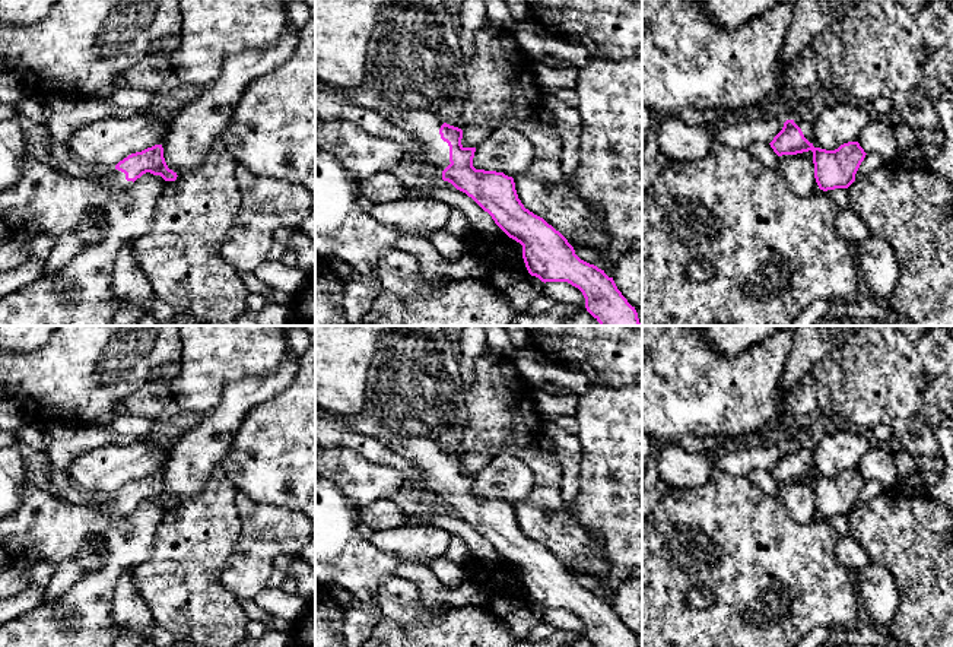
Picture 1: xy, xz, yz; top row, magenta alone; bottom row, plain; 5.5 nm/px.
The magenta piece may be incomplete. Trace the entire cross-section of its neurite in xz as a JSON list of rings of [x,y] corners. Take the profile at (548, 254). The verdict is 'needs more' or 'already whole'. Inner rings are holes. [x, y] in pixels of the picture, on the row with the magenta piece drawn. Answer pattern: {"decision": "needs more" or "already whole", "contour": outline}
{"decision": "needs more", "contour": [[[396,0],[390,3],[378,13],[377,25],[368,42],[366,77],[362,86],[352,91],[331,89],[342,92],[349,101],[360,107],[378,111],[384,118],[414,137],[423,146],[425,158],[438,168],[442,180],[471,197],[509,238],[522,245],[522,259],[531,276],[544,283],[568,282],[578,288],[585,298],[587,311],[600,326],[641,326],[635,307],[622,295],[613,277],[609,277],[597,266],[581,260],[559,231],[525,209],[518,199],[512,177],[503,172],[476,169],[473,166],[476,148],[464,148],[461,145],[463,130],[445,123],[460,115],[468,91],[466,64],[458,44],[458,18],[452,0]]]}

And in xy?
{"decision": "needs more", "contour": [[[155,145],[120,161],[112,169],[105,171],[105,185],[111,190],[127,190],[143,174],[161,175],[165,181],[175,181],[177,172],[168,168],[162,145]]]}

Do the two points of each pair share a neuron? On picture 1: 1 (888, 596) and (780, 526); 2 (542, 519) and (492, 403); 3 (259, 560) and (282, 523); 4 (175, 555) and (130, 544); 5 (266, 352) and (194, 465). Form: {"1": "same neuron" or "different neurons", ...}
{"1": "different neurons", "2": "same neuron", "3": "same neuron", "4": "different neurons", "5": "different neurons"}

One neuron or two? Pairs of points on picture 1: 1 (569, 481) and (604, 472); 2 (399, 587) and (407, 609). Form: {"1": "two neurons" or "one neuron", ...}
{"1": "two neurons", "2": "one neuron"}

